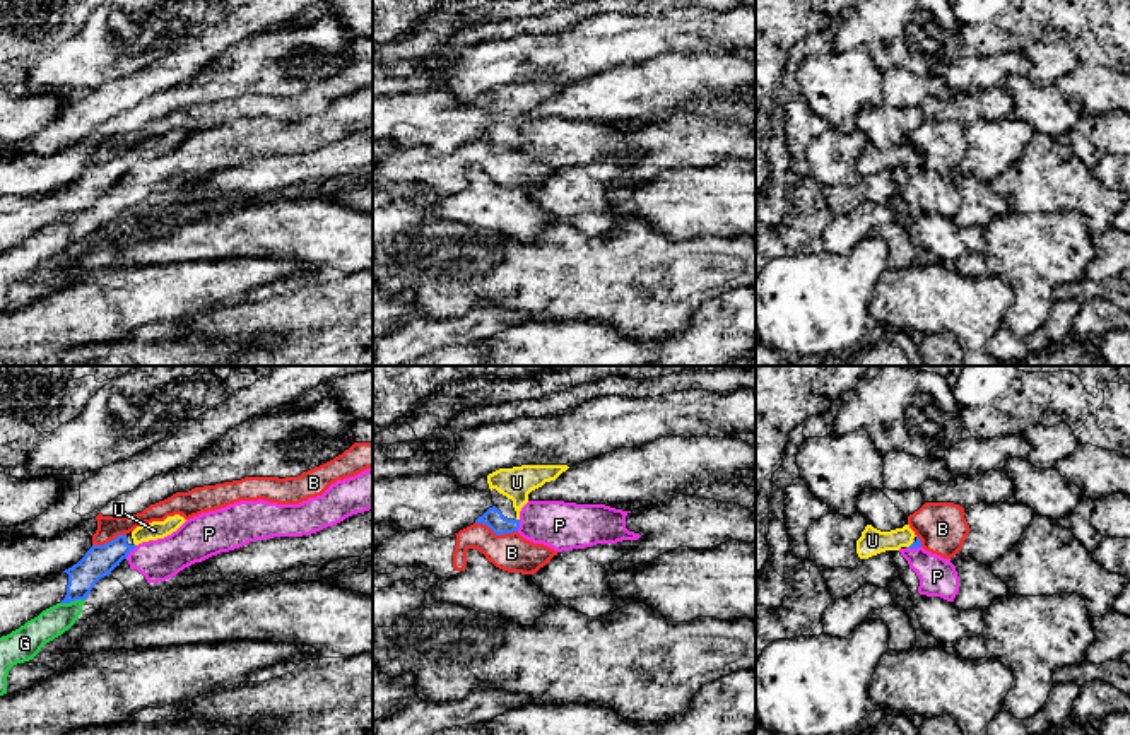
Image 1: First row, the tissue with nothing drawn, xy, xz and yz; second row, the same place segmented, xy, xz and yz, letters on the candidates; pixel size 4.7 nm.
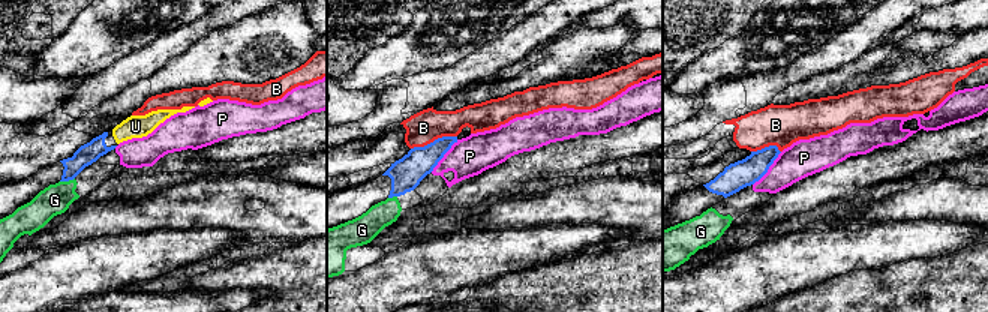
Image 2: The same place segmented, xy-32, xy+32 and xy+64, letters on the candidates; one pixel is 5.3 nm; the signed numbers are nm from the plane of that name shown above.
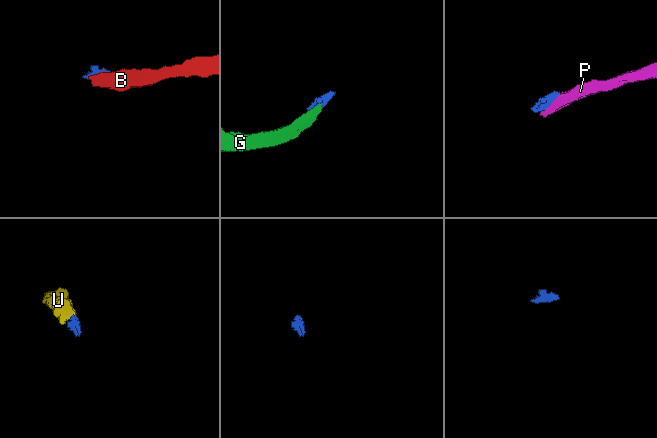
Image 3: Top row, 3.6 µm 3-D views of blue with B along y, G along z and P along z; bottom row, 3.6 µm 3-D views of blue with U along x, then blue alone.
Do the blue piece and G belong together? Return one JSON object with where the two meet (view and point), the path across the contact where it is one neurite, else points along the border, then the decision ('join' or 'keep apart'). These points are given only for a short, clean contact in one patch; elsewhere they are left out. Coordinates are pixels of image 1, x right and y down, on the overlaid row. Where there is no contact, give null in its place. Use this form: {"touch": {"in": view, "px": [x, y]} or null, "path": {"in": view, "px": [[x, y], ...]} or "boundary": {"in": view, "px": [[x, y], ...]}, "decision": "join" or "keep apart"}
{"touch": {"in": "xy", "px": [72, 600]}, "boundary": {"in": "xy", "px": [[84, 599], [60, 604]]}, "decision": "keep apart"}

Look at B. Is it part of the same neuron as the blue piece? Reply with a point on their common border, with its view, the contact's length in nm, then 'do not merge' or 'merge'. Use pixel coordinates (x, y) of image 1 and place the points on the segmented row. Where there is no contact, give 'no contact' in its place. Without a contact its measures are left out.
xz (496, 534) | 200 nm | do not merge

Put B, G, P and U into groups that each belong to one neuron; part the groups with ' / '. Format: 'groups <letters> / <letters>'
groups B / G P / U

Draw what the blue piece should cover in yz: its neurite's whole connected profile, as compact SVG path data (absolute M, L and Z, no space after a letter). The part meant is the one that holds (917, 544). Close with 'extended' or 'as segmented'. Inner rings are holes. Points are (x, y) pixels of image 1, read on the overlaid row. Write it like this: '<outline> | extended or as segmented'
M867 525L862 537L856 540L856 554L860 559L868 559L886 550L918 549L921 540L915 535L909 525L891 532L880 532Z | extended

